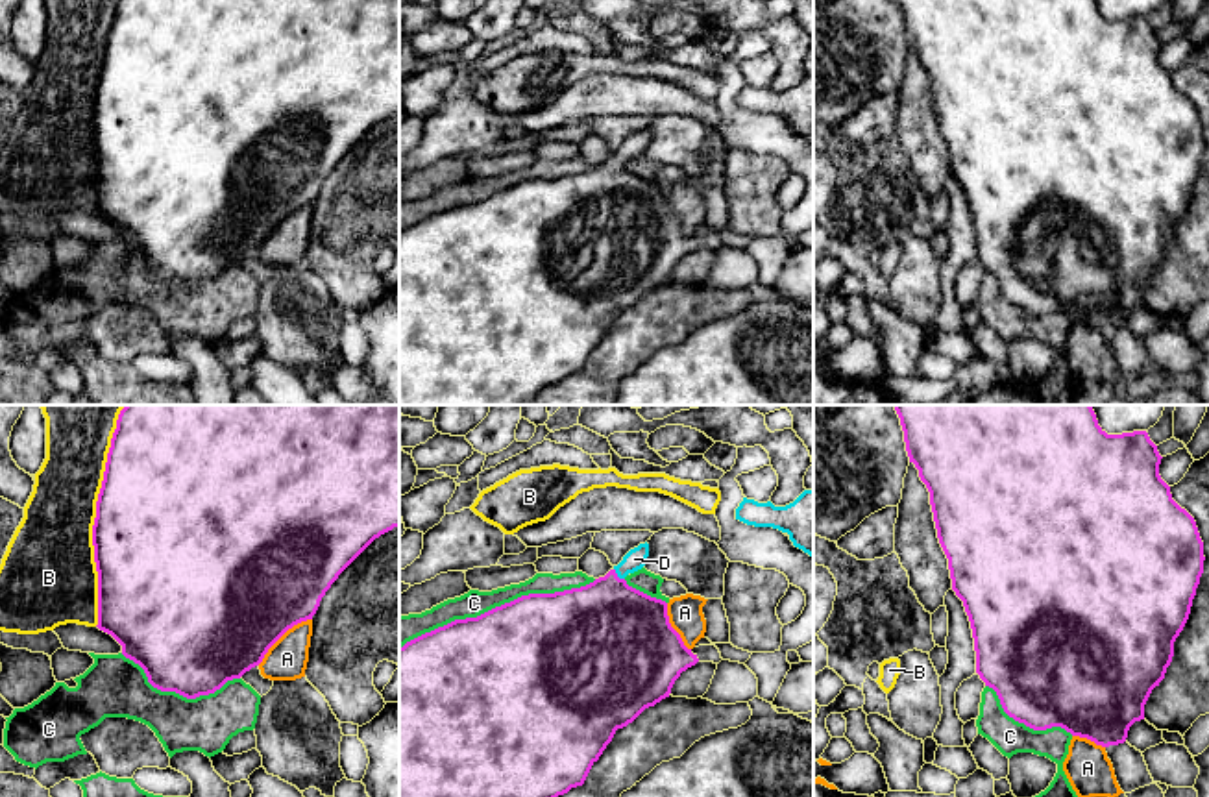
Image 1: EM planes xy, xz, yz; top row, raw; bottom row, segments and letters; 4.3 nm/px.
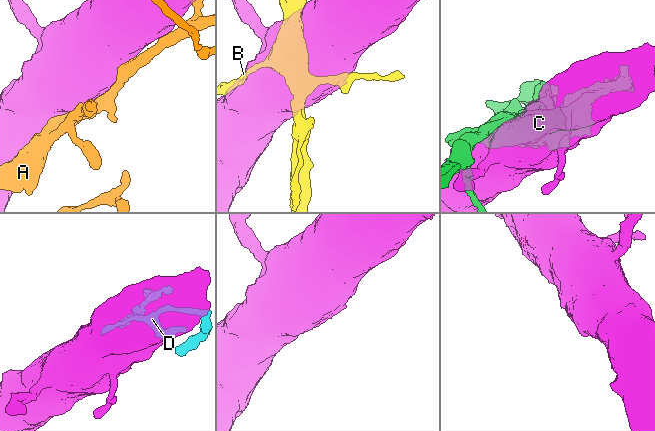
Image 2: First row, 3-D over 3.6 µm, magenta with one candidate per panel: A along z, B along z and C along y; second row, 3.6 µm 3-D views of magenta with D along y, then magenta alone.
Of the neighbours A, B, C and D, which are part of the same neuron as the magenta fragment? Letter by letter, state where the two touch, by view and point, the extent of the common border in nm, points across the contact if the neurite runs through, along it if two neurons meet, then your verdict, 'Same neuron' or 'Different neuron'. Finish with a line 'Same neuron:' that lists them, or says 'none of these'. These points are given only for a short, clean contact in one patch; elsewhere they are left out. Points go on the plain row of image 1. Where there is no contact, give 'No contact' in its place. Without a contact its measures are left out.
A: Touches magenta at xy (281, 220). Shared border 320 nm. Different neuron
B: Touches magenta at xy (95, 106). Shared border 950 nm. Different neuron
C: Touches magenta at xz (498, 193). Shared border 900 nm. Different neuron
D: Touches magenta at xz (616, 161). Shared border 70 nm. Path across: xz (607, 217), (609, 183), (616, 161), (635, 145). Same neuron
Same neuron: D

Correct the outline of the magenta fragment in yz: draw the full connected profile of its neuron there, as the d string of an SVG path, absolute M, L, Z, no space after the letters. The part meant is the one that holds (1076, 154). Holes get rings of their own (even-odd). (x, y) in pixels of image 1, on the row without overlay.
M898 0L910 48L930 78L939 129L948 144L952 176L963 187L971 207L976 259L993 274L1004 298L1033 316L1061 313L1096 331L1124 329L1135 307L1144 305L1144 290L1165 264L1174 242L1174 227L1183 216L1200 163L1203 128L1194 104L1181 94L1159 61L1161 41L1146 17L1107 20L1096 0Z

